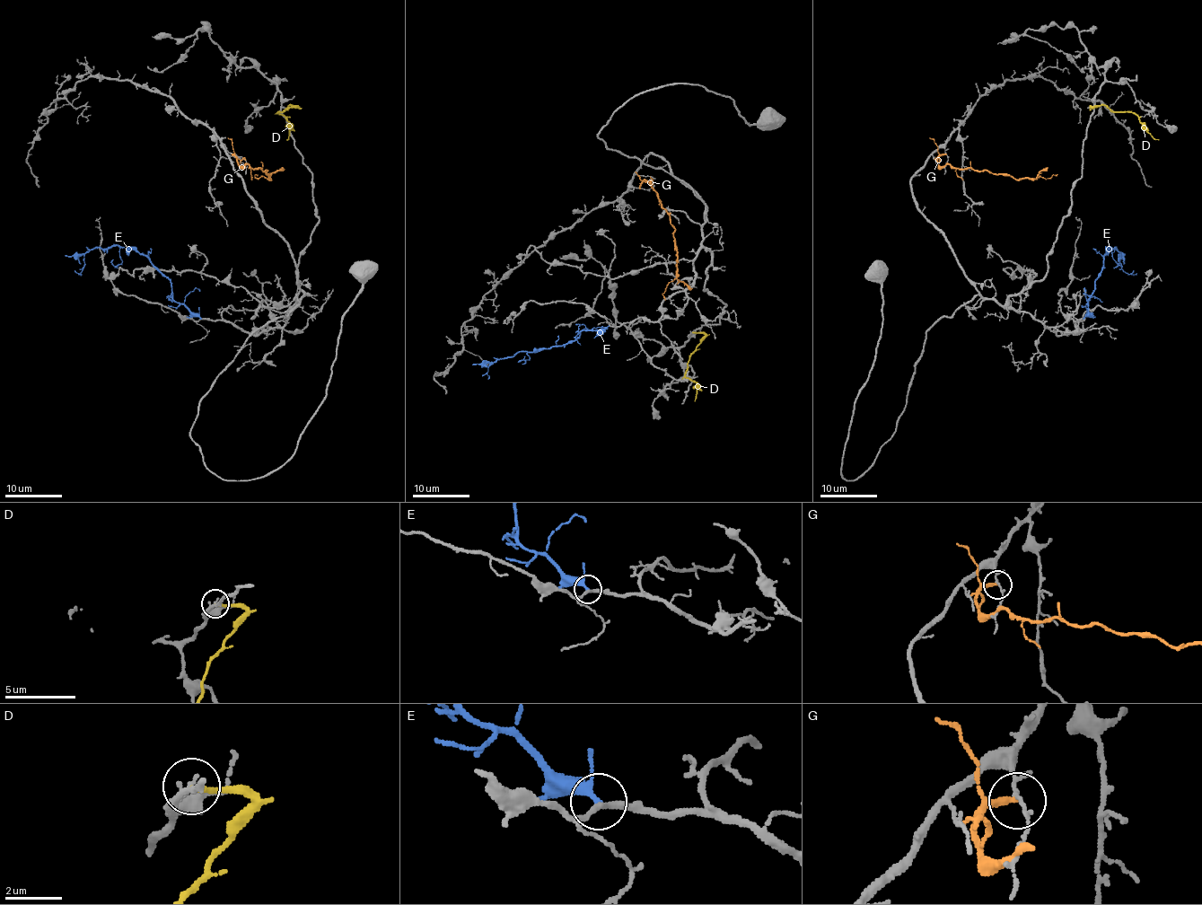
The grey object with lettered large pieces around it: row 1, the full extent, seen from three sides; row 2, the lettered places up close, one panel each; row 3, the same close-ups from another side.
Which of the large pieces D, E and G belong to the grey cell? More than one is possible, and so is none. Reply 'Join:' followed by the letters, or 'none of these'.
Join: E

